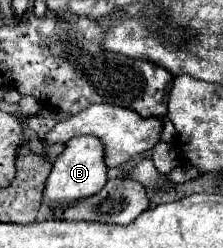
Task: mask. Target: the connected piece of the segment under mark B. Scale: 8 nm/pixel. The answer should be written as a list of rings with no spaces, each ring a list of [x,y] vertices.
[[[79,136],[65,144],[63,154],[57,156],[53,162],[51,174],[45,184],[43,192],[43,204],[49,208],[55,206],[67,206],[79,200],[85,200],[89,196],[95,196],[107,182],[107,166],[103,162],[103,146],[97,138],[91,136]]]

